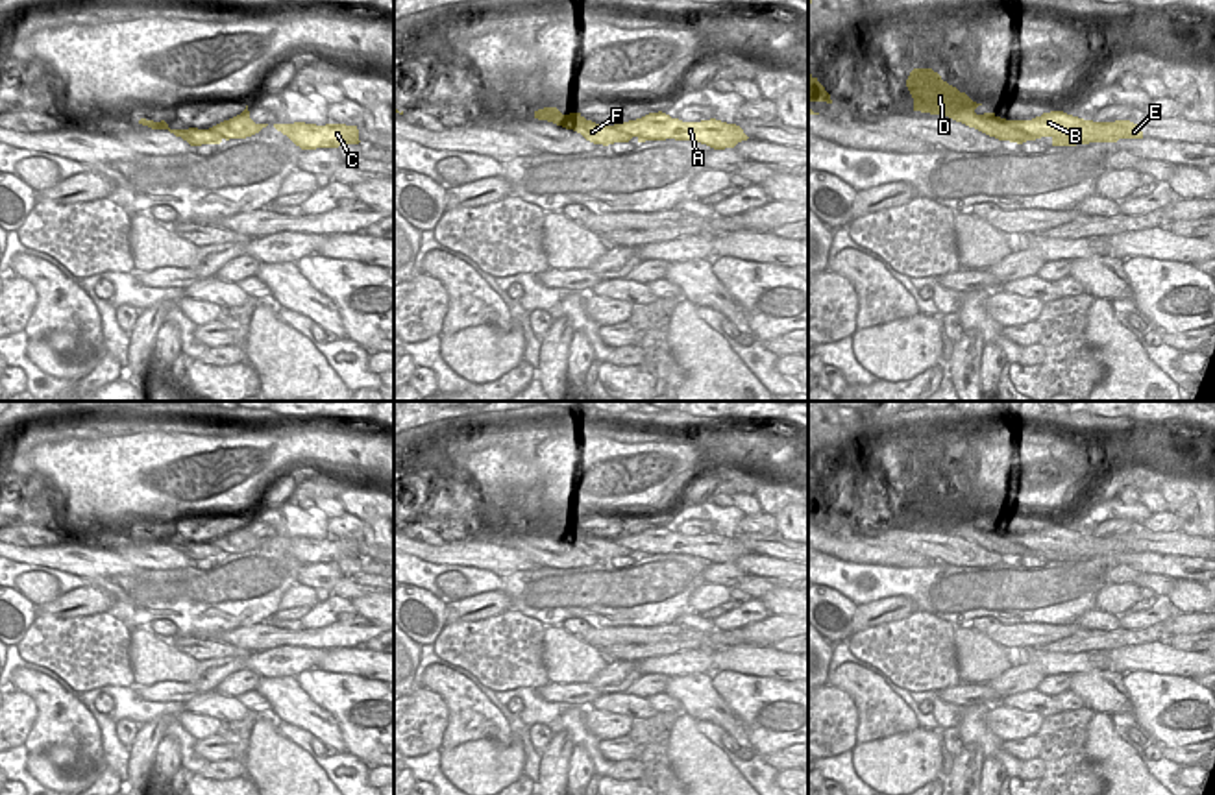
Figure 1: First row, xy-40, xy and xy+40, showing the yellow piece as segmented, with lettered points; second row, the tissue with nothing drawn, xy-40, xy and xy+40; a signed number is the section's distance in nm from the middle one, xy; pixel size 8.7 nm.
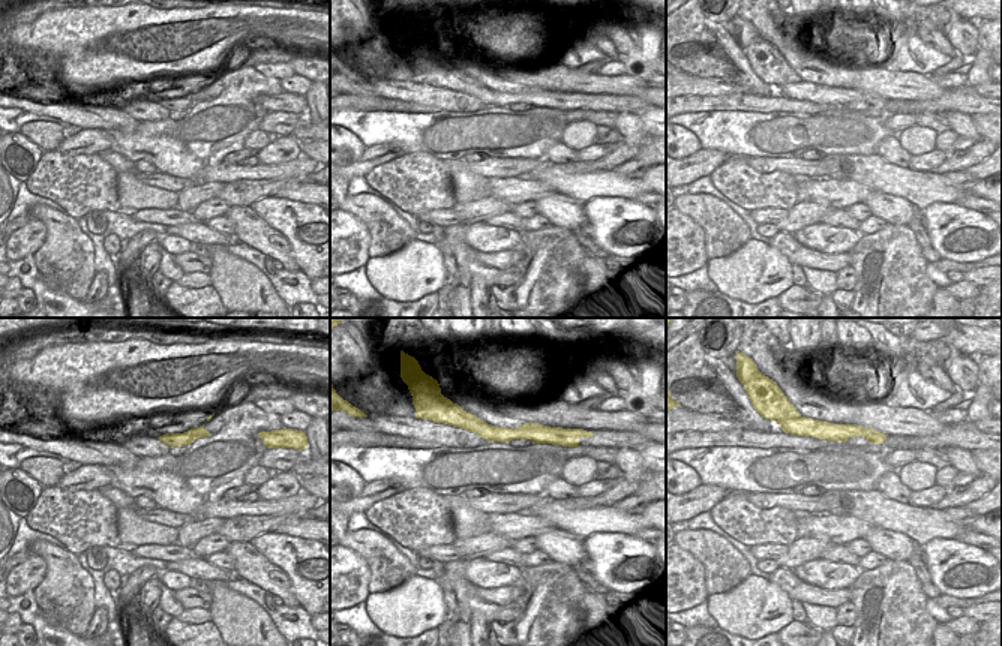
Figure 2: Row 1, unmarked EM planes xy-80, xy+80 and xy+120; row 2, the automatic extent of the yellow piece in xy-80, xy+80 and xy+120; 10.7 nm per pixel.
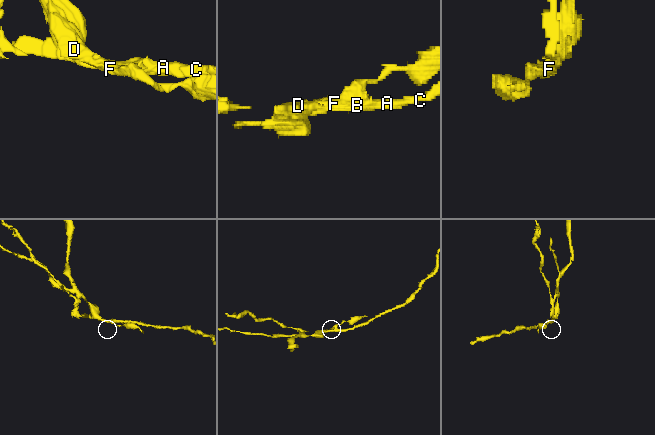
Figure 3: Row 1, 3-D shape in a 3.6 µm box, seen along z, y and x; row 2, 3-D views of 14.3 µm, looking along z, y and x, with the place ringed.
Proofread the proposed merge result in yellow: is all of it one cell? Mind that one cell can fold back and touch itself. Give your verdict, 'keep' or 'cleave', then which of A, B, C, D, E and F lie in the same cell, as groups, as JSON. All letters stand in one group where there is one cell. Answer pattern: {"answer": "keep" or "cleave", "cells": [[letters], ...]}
{"answer": "cleave", "cells": [["A", "B", "C", "E"], ["D", "F"]]}

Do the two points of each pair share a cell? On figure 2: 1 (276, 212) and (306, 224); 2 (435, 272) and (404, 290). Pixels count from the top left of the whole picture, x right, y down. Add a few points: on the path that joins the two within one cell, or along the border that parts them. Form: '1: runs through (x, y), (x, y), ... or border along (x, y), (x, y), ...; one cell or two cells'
1: runs through (284, 215), (299, 222); one cell
2: runs through (428, 272), (422, 272), (411, 282); one cell

